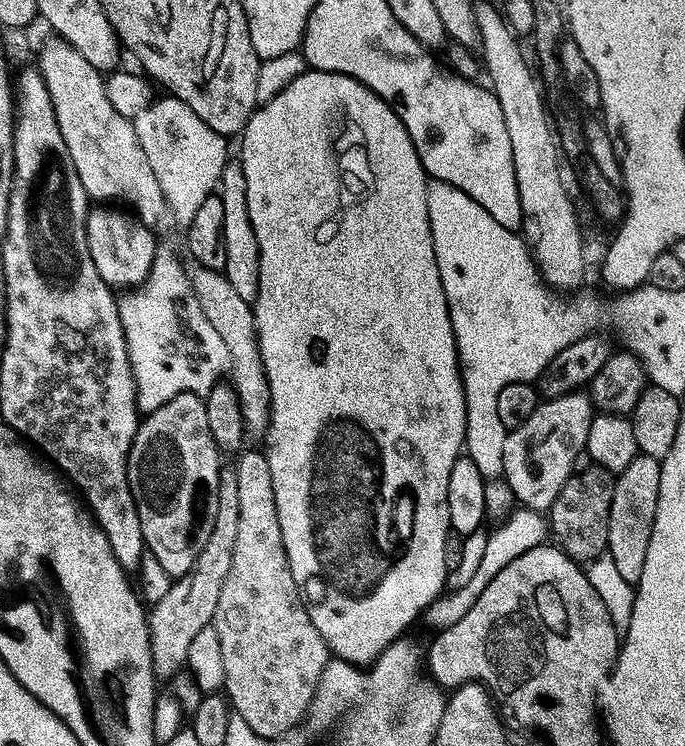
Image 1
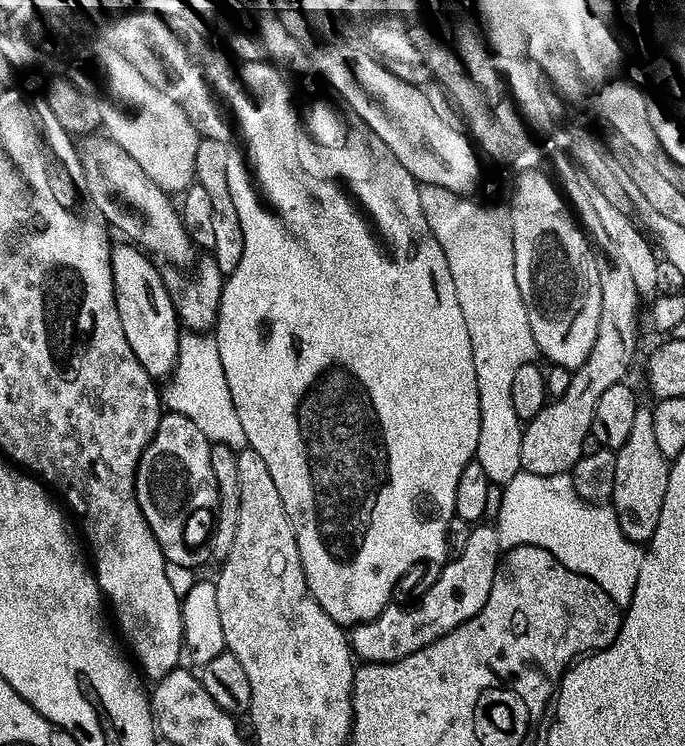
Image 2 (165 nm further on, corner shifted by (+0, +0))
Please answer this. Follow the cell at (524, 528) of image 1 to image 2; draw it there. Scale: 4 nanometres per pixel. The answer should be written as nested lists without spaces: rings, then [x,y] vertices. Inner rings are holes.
[[[521,470],[514,478],[510,478],[508,484],[503,485],[503,489],[501,509],[498,510],[497,518],[494,521],[501,549],[517,548],[523,544],[538,546],[542,550],[554,554],[554,558],[558,558],[558,562],[562,562],[562,566],[590,578],[598,586],[602,586],[602,590],[606,590],[606,594],[613,600],[617,608],[627,609],[634,598],[634,590],[645,553],[642,551],[641,545],[634,544],[624,537],[618,526],[616,513],[611,507],[603,504],[587,504],[574,490],[571,475],[568,474],[543,476]]]

